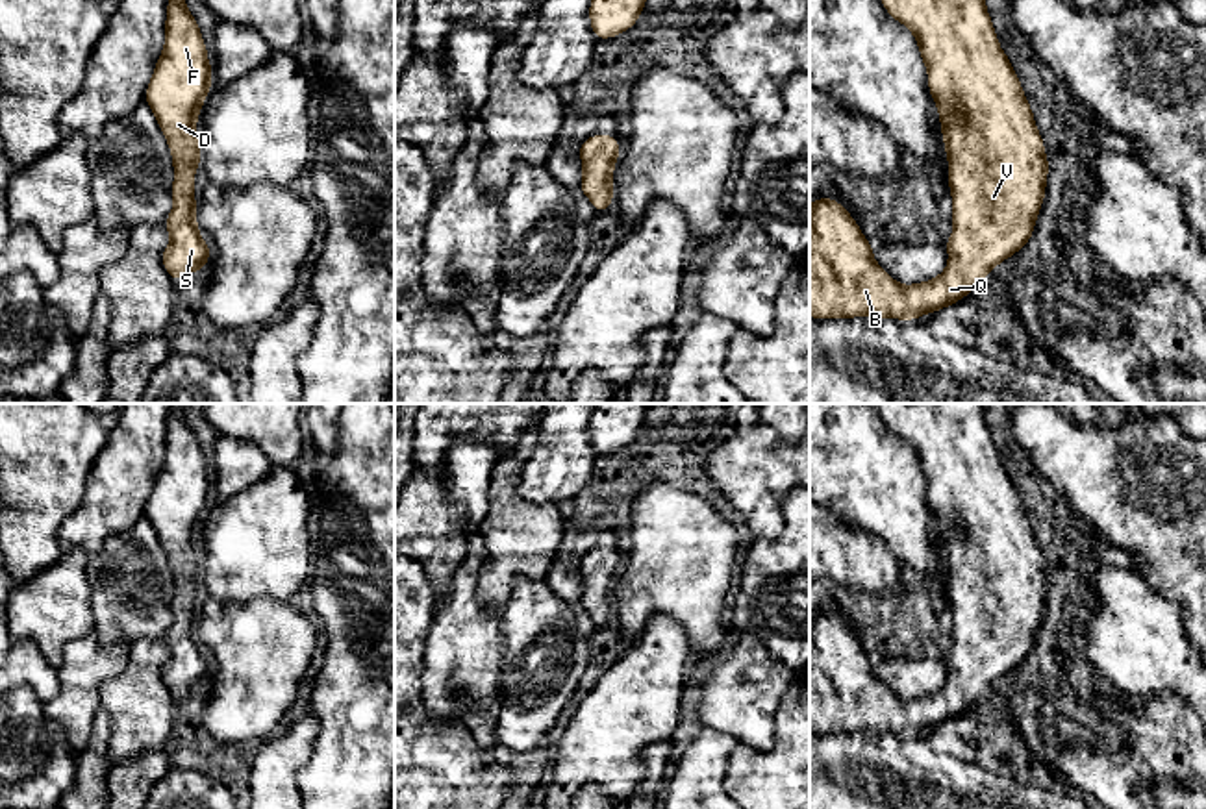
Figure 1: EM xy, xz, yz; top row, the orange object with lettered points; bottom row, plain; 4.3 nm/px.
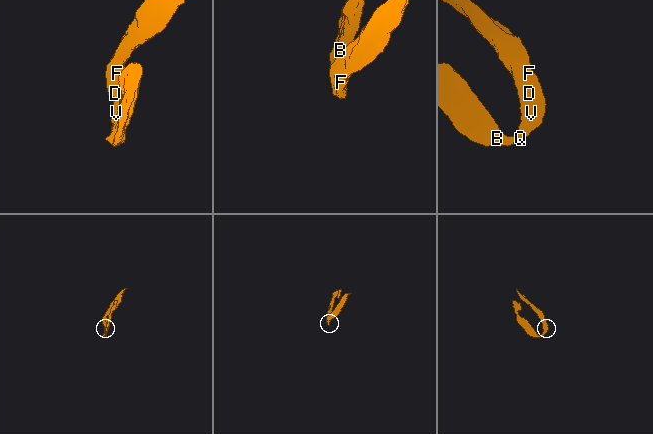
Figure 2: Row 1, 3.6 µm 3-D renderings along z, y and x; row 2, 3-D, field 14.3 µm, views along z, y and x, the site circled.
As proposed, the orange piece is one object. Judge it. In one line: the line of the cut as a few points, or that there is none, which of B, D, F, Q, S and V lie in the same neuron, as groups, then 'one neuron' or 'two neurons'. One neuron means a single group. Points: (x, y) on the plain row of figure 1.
no cut | B D F Q S V | one neuron

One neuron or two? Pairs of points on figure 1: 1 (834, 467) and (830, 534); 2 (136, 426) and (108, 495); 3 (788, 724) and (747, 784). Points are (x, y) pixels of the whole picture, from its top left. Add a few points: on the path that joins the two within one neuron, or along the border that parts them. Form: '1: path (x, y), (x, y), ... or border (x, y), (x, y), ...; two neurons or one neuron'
1: border (829, 506), (847, 522), (869, 534); two neurons
2: path (136, 443), (121, 478); one neuron
3: path (788, 739), (788, 745), (762, 771); one neuron

